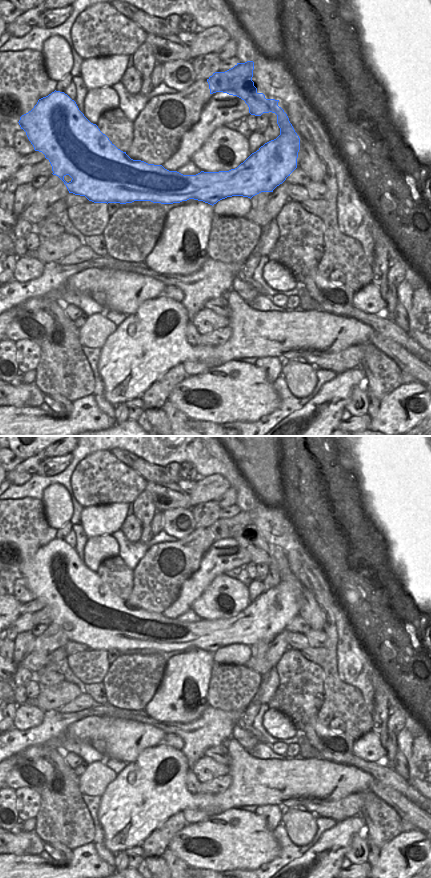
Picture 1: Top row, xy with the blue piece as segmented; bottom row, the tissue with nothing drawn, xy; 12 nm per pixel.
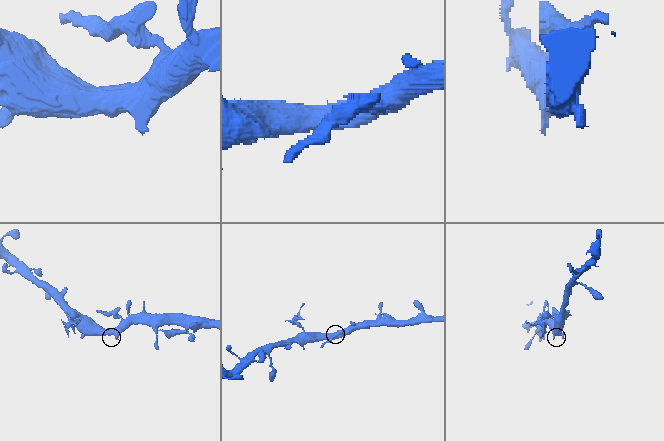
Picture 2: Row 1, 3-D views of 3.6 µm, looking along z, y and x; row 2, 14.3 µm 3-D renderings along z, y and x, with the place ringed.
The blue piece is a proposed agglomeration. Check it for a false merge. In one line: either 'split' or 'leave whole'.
split

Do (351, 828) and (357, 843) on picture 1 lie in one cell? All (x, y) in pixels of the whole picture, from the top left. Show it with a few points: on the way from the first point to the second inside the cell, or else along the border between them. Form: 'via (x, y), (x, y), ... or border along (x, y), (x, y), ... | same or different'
border along (360, 830), (353, 835), (352, 845), (344, 856) | different

